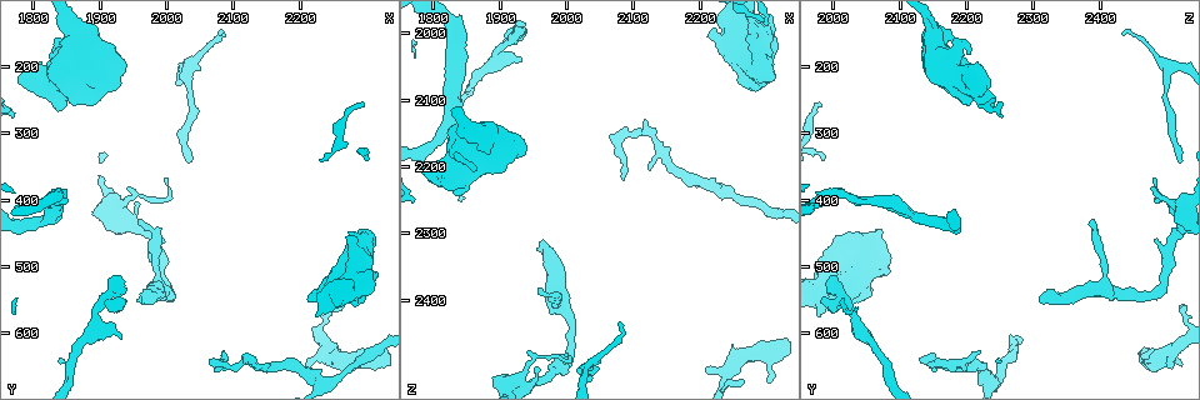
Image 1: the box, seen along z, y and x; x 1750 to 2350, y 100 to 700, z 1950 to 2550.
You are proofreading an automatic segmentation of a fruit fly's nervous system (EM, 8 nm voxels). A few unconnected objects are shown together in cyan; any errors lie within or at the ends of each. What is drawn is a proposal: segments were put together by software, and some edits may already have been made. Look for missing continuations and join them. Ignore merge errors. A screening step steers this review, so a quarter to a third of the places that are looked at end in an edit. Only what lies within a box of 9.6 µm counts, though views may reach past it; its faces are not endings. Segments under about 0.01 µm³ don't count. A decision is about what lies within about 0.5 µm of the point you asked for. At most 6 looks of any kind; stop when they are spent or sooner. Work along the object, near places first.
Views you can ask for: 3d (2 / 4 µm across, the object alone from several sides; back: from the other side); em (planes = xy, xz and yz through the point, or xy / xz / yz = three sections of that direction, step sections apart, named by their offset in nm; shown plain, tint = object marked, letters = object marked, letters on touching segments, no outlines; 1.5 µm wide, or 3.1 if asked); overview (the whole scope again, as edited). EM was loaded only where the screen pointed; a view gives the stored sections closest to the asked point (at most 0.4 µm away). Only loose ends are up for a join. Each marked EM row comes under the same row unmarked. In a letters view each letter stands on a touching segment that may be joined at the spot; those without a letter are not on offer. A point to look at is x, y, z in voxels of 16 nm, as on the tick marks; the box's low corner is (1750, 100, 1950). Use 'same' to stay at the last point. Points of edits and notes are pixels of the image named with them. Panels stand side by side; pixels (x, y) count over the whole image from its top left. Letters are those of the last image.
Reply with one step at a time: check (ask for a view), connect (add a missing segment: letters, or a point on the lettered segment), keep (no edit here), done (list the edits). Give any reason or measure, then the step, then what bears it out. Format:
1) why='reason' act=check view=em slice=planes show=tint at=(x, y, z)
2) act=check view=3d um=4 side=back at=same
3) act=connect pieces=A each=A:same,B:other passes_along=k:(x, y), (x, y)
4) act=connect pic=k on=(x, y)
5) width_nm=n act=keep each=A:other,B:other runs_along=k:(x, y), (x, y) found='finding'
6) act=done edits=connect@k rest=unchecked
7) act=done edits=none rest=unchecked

why='free end' act=check view=3d um=4 side=back at=(2080, 155, 2435)

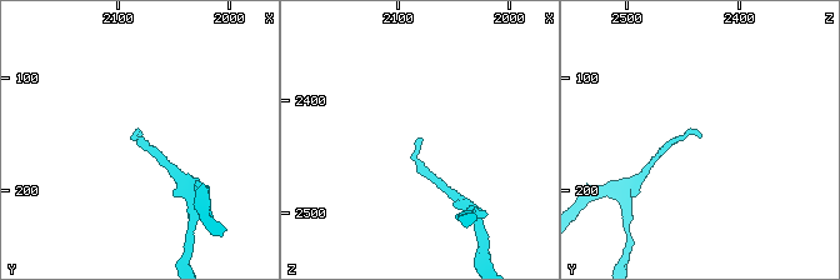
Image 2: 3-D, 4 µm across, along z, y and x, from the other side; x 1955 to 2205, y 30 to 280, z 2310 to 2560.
why='need the tissue' act=check view=em slice=planes show=letters at=(2078, 154, 2436)

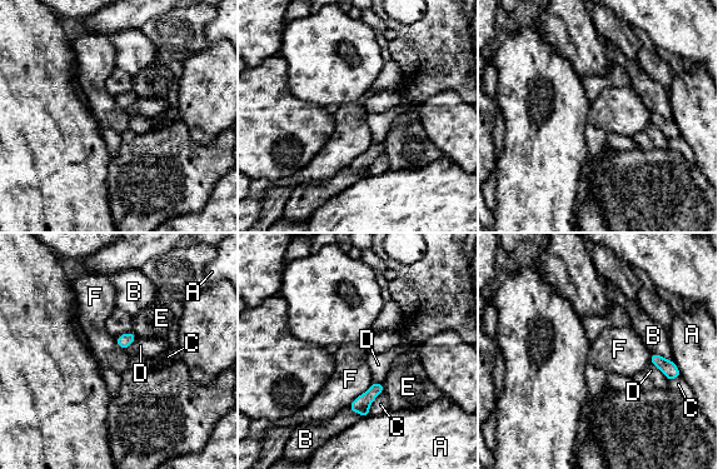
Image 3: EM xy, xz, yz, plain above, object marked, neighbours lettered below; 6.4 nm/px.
width_nm=90 act=keep each=A:other,B:other,C:other,D:other,E:other,F:other border=3:(372, 383), (367, 390), (348, 405) found='none of them fits'

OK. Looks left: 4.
why='branch stops here' act=check view=em slice=planes show=letters at=(2215, 655, 2505)

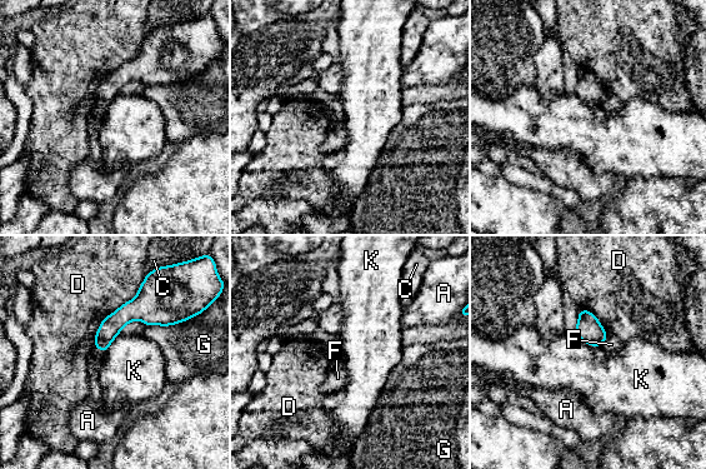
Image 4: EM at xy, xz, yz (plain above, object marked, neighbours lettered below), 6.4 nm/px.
act=keep each=A:other,C:other,D:other,F:other,G:other,K:other border=4:(575, 334), (591, 345), (600, 345) found='none of them fits'

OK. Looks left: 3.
why='thin end' act=check view=em slice=planes show=letters at=(2265, 560, 2520)

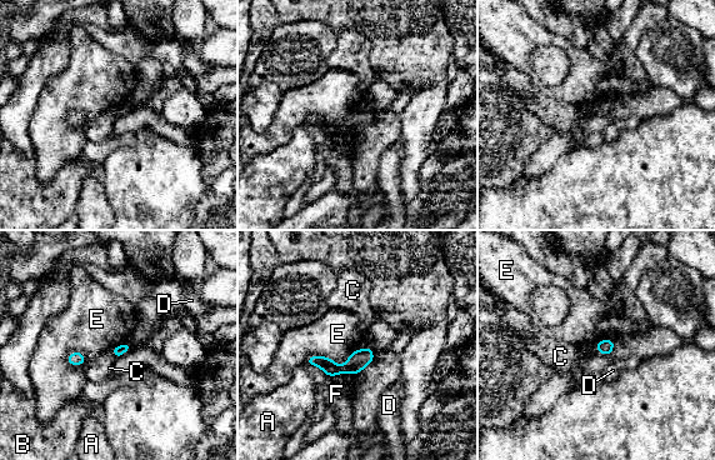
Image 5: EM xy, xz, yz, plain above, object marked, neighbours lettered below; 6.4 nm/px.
longest_contact=E:420nm act=keep each=A:other,B:other,C:other,D:other,E:other,F:other found='none of them fits'

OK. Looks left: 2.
act=done edits=none rest=unchecked

